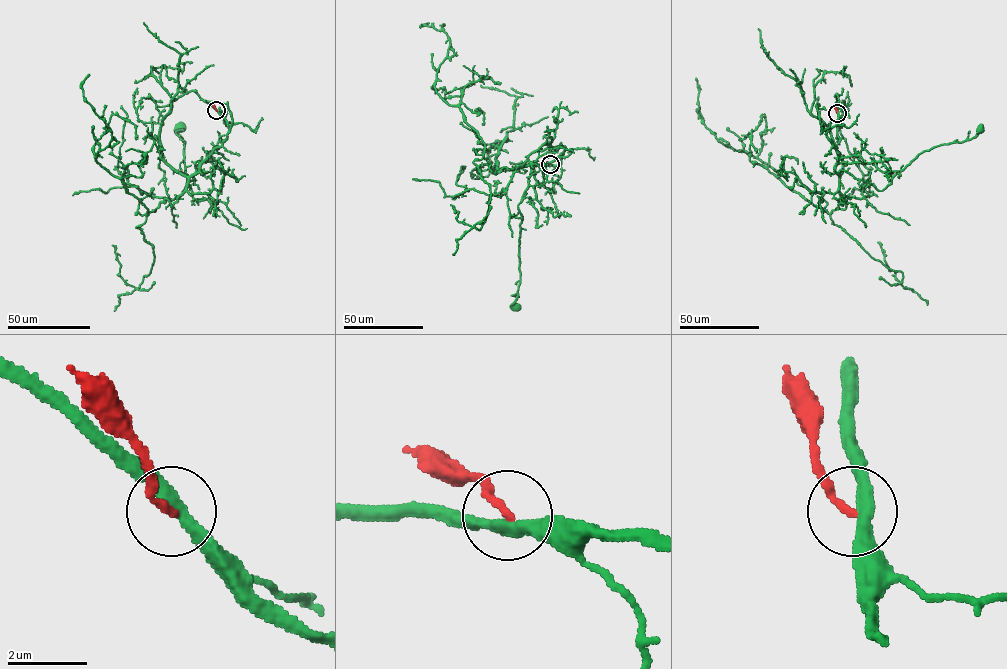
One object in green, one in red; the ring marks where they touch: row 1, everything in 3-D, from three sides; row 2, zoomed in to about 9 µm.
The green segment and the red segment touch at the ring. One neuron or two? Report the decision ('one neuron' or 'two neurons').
two neurons

